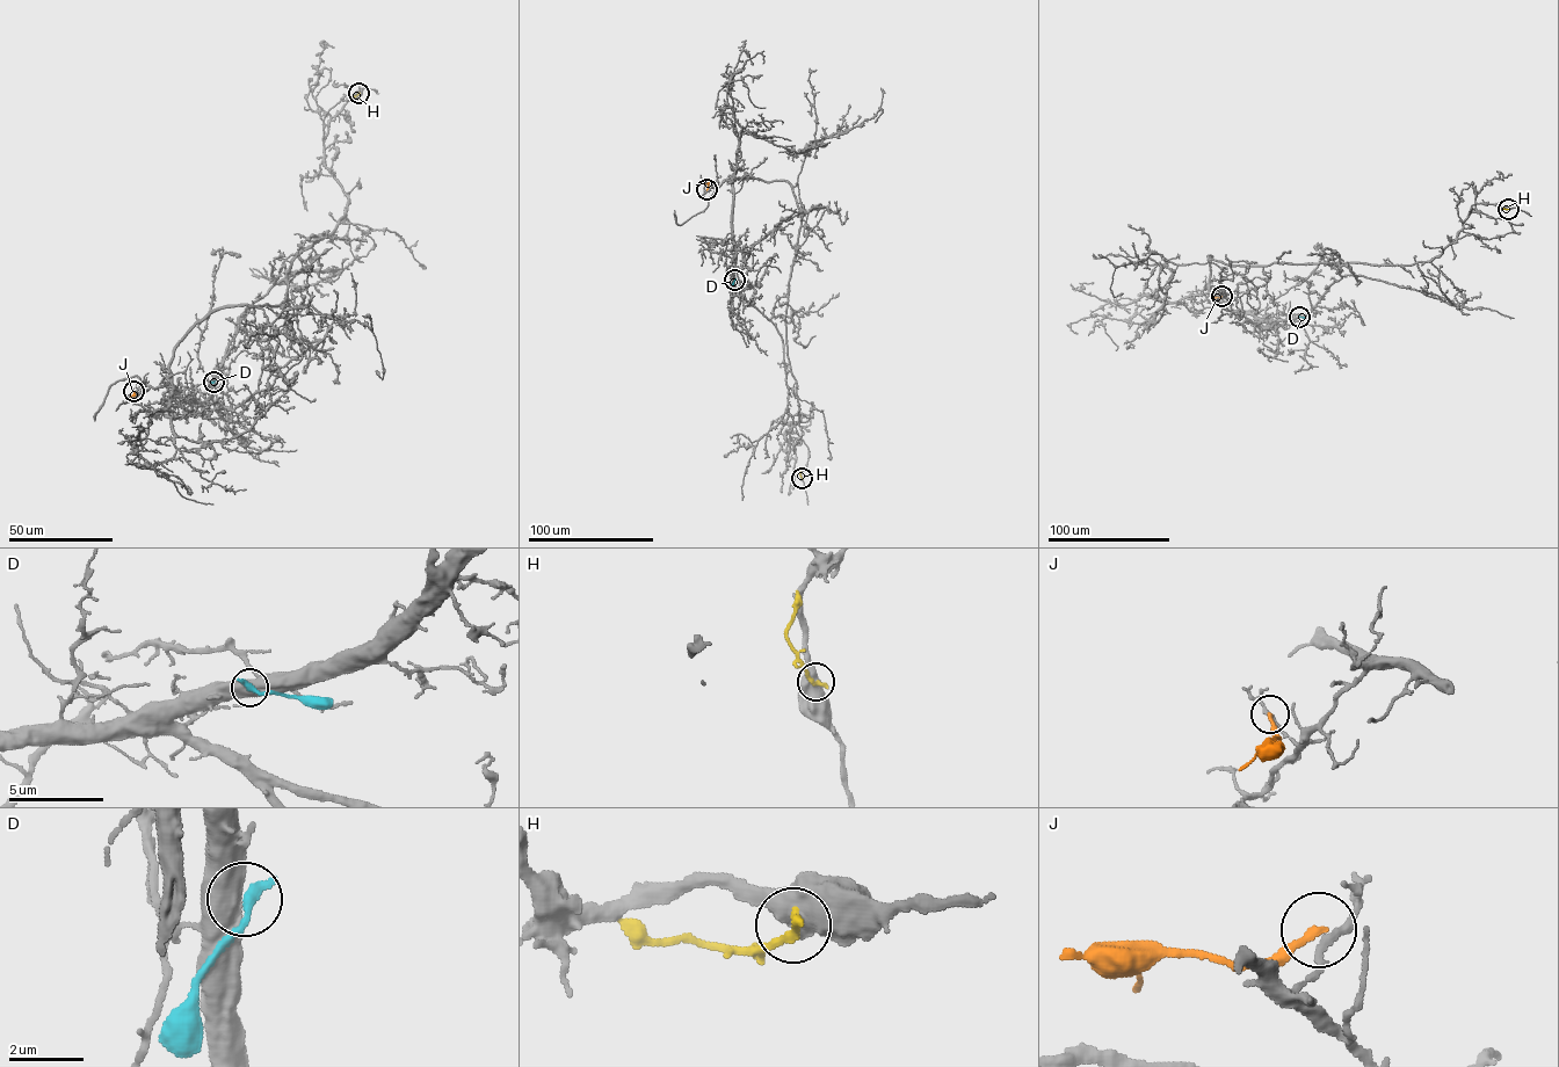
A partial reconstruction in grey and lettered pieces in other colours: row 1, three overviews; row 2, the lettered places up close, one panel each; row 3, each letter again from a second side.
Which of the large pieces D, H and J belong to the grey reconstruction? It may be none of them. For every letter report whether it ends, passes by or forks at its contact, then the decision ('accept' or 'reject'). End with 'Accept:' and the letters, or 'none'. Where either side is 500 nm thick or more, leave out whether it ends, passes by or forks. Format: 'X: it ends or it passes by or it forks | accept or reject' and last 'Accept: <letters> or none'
D: reject
H: reject
J: it ends | reject
Accept: none

